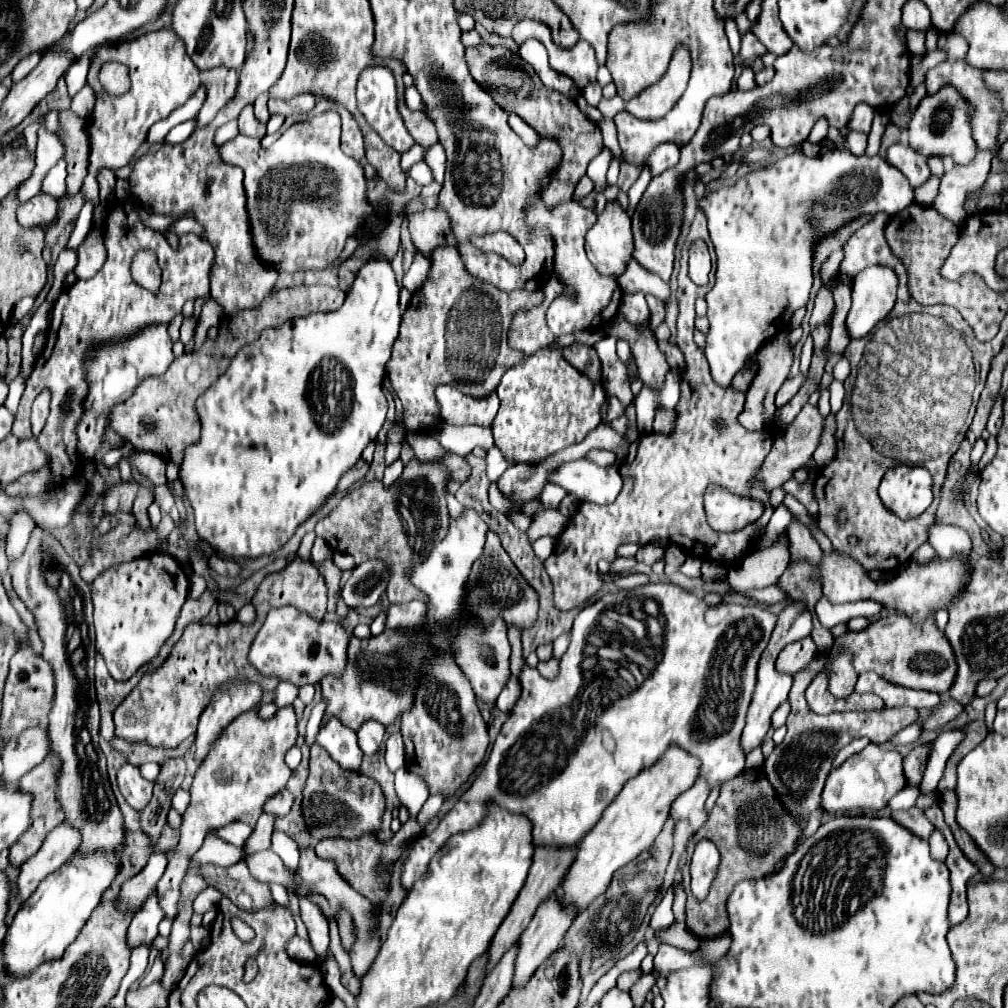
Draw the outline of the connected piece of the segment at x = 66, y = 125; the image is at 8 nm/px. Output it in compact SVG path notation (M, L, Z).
M71 109L59 111L57 131L67 161L67 195L79 193L89 165L89 141L85 133L85 121L79 119Z

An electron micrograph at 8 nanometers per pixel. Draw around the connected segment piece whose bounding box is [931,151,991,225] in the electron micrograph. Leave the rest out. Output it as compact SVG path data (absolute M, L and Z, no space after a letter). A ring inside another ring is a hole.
M979 151L977 159L969 165L951 165L945 169L941 177L941 187L937 199L931 203L941 215L951 217L951 221L961 223L965 221L965 211L963 211L963 201L967 191L981 187L989 175L991 167L991 153Z

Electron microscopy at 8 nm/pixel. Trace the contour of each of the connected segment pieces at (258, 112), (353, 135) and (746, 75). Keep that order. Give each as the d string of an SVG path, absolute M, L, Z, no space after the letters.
M261 95L255 99L255 117L259 119L259 123L267 123L269 121L269 111L267 111L267 95Z
M331 105L339 111L341 121L343 121L343 135L341 135L341 149L345 155L353 157L353 159L363 159L365 157L365 149L363 149L363 135L361 129L357 127L357 121L349 115L349 111L341 105Z
M747 67L747 69L743 69L741 77L737 79L737 87L739 87L739 89L755 89L755 87L757 87L753 69L749 69L749 67Z

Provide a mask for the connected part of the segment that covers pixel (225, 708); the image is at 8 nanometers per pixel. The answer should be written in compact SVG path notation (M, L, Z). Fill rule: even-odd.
M229 681L221 685L207 709L199 719L199 729L195 735L195 761L201 765L209 755L215 739L223 733L223 729L241 713L253 709L261 699L261 687L257 683L241 683Z

